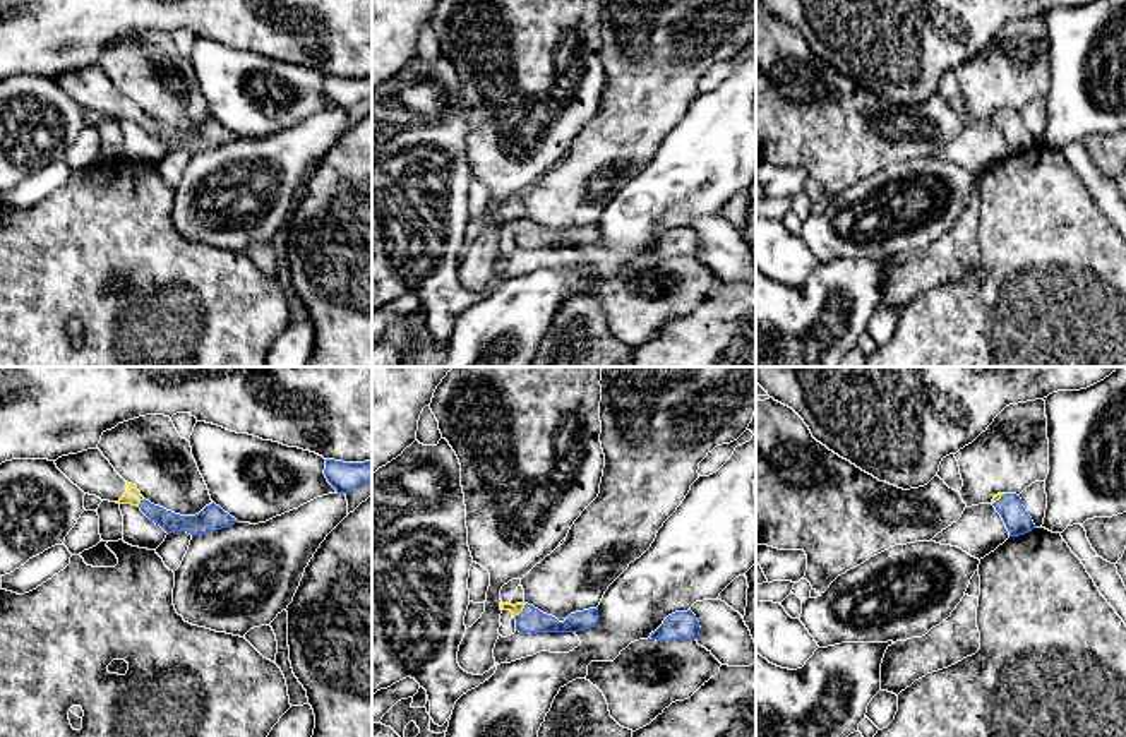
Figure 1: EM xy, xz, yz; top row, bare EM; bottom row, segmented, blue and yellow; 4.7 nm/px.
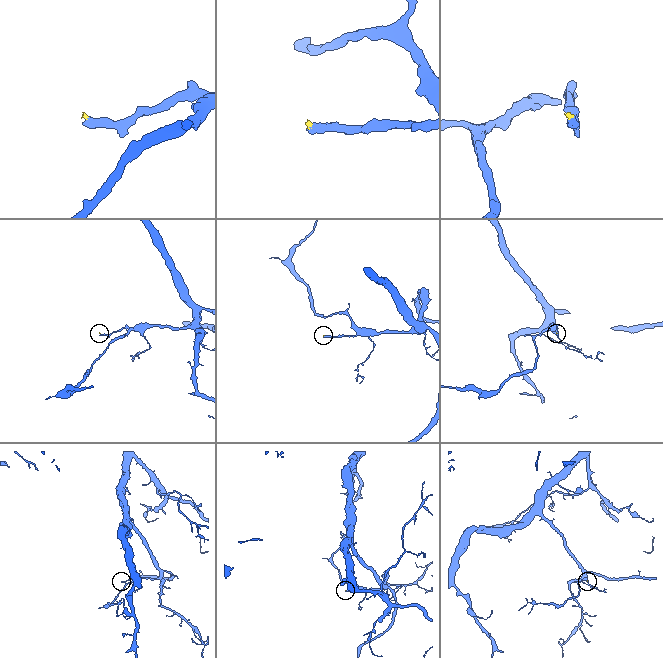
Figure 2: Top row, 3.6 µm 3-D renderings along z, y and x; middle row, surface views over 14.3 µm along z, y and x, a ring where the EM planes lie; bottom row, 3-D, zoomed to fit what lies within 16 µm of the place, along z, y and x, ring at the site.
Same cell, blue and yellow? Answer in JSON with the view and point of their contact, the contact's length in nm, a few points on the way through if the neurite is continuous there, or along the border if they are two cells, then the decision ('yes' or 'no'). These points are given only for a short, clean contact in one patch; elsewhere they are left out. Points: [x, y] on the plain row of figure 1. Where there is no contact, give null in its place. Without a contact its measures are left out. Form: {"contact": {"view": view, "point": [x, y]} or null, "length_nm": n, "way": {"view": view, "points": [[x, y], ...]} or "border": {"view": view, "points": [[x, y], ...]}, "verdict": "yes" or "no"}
{"contact": {"view": "xz", "point": [523, 227]}, "length_nm": 90, "way": {"view": "xz", "points": [[532, 237], [523, 227], [516, 225]]}, "verdict": "yes"}

